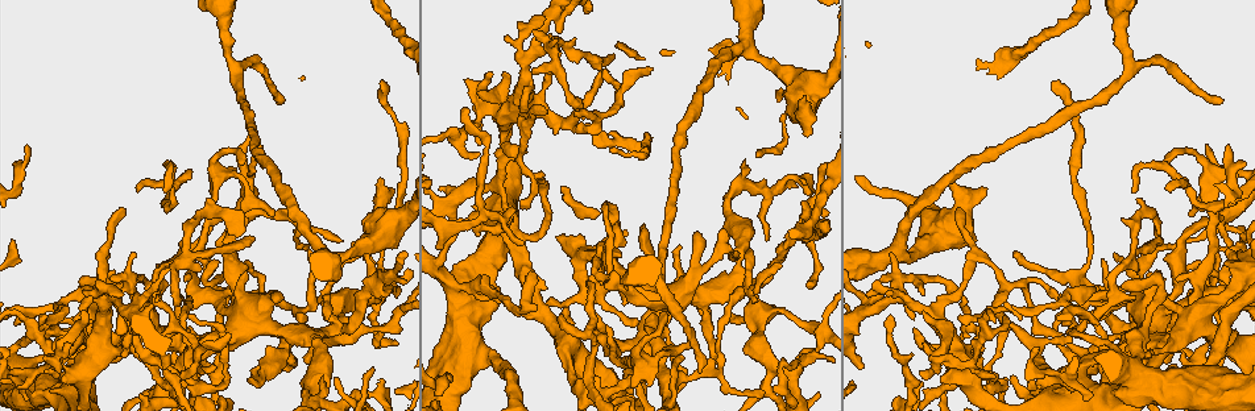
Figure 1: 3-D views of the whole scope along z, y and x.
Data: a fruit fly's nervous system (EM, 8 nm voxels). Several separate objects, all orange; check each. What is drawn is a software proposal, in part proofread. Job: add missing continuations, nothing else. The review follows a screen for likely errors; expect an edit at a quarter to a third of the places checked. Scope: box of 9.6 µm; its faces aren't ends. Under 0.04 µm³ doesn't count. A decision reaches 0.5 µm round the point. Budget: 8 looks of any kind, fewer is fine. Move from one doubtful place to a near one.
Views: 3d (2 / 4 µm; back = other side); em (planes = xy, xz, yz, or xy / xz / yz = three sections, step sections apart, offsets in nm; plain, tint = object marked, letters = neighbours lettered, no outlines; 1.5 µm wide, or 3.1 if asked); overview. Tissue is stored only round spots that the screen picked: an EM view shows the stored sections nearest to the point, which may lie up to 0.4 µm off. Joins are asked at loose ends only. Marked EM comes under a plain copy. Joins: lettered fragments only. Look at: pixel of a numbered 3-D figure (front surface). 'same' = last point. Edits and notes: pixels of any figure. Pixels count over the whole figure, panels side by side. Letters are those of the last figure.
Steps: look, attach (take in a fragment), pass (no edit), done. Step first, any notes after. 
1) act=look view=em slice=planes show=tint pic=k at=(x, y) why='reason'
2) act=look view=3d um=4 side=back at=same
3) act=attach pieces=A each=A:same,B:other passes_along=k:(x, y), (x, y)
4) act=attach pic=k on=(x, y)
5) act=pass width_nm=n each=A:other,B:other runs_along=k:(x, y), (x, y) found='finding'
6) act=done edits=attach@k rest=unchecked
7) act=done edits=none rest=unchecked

act=look view=3d um=2 side=back pic=1 at=(183, 386) why='free end'

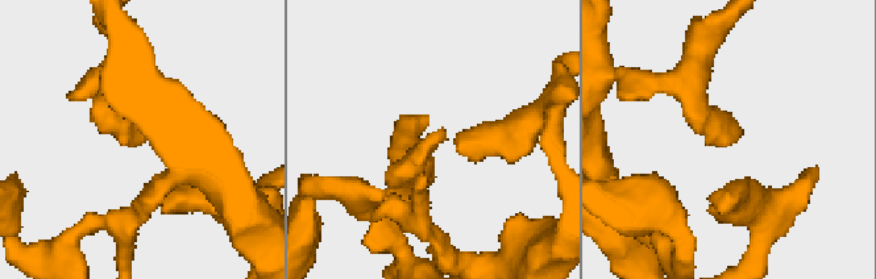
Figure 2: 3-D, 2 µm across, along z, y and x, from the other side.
act=look view=em slice=xy step=4 show=tint pic=2 at=(739, 137)

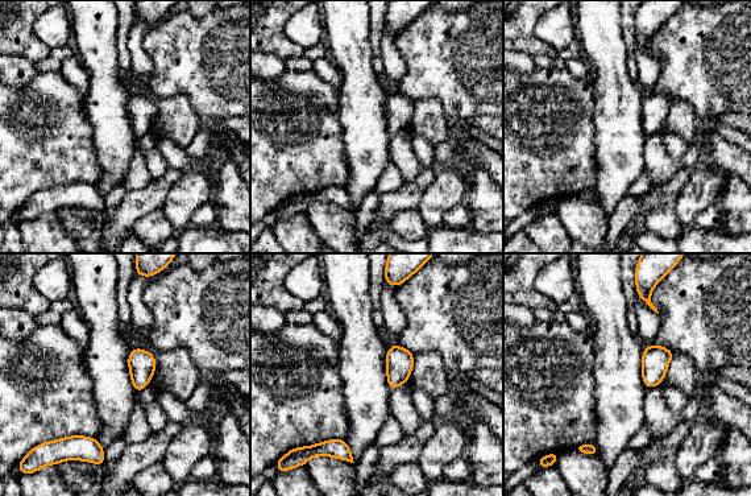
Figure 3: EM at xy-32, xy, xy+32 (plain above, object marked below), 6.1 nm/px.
act=look view=em slice=xy step=4 show=letters at=same why='what lies round it'

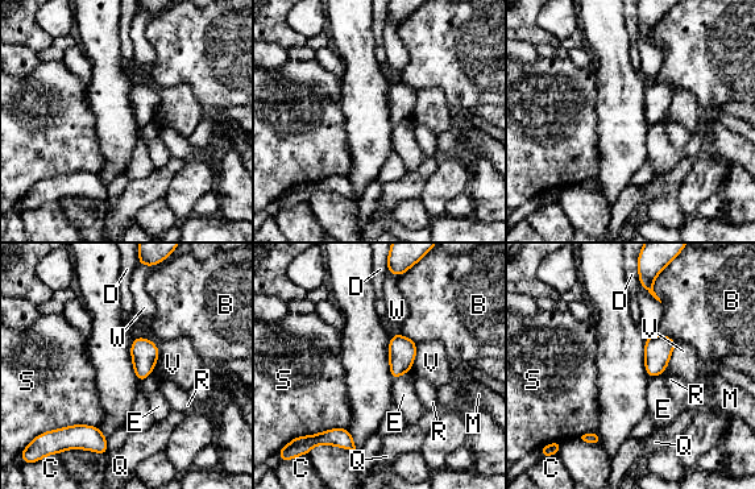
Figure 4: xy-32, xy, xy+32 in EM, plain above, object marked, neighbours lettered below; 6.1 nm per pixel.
act=pass each=B:other,C:other,D:other,E:other,M:other,Q:other,R:other,S:other,V:other,W:other border=4:(135, 336), (157, 347), (153, 372) found='none of them fits'

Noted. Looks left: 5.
act=look view=3d um=2 pic=1 at=(1135, 296)

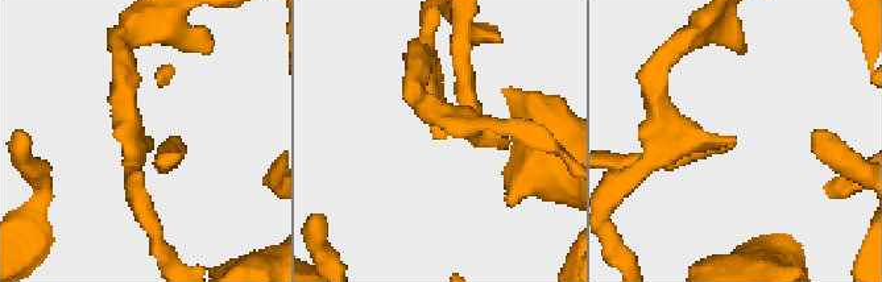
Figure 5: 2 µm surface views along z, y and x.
act=look view=em slice=planes show=letters pic=5 at=(731, 137)

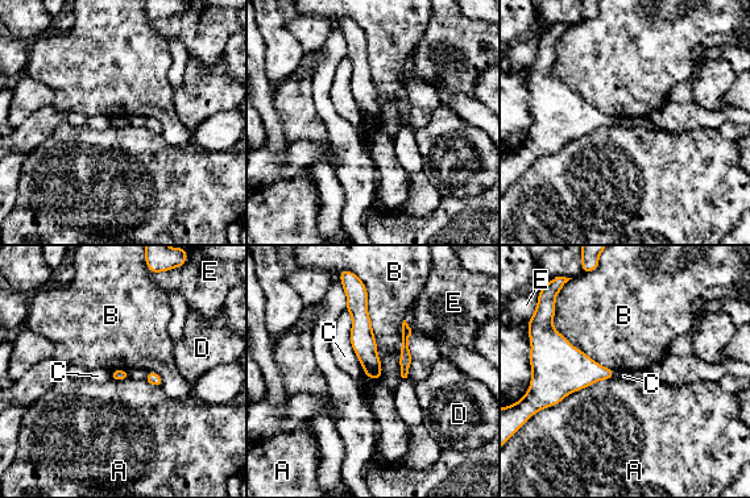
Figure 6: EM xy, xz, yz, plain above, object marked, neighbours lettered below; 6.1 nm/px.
act=pass each=A:other,B:other,C:other,D:other,E:other runs_along=6:(359, 294), (361, 339), (376, 376) found='no lettered fragment goes on from it'

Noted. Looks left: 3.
act=look view=em slice=planes show=letters pic=1 at=(191, 317) why='tapers out'

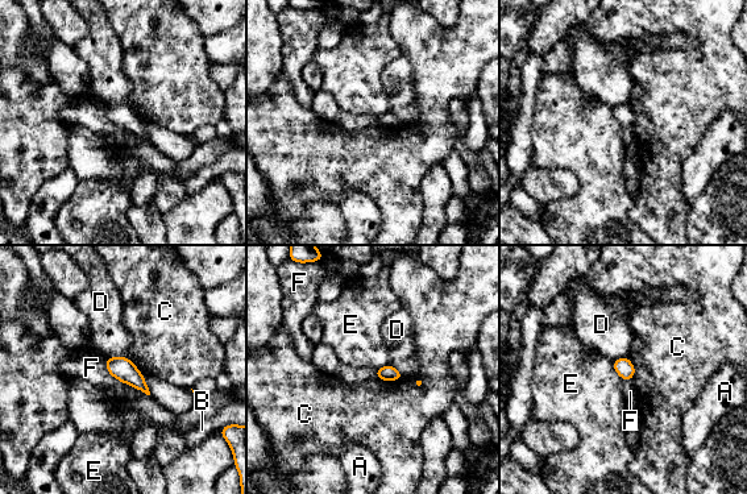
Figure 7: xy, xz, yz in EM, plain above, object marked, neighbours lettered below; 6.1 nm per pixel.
act=pass each=A:other,B:other,C:other,D:other,E:other,F:other border=7:(104, 358), (107, 370), (123, 384) found='none of them fits'

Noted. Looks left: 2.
act=look view=em slice=xz step=4 show=tint pic=1 at=(957, 317) why='long arm stops here'

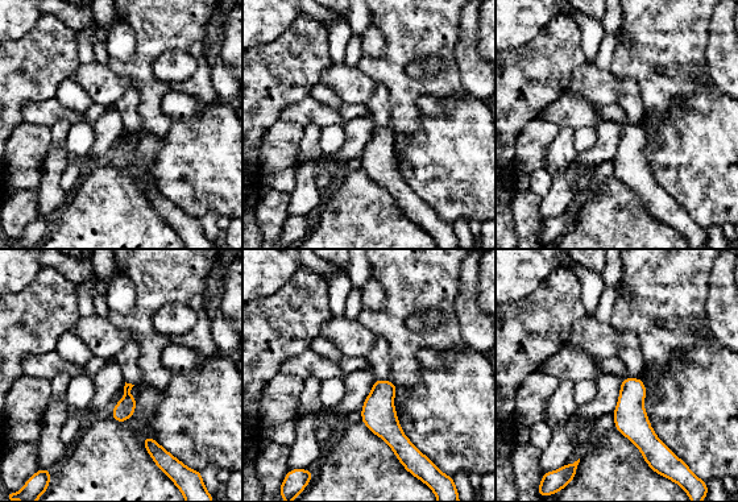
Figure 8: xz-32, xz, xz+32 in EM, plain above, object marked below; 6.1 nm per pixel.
act=look view=em slice=xy step=8 show=letters at=same why='cut it another way'

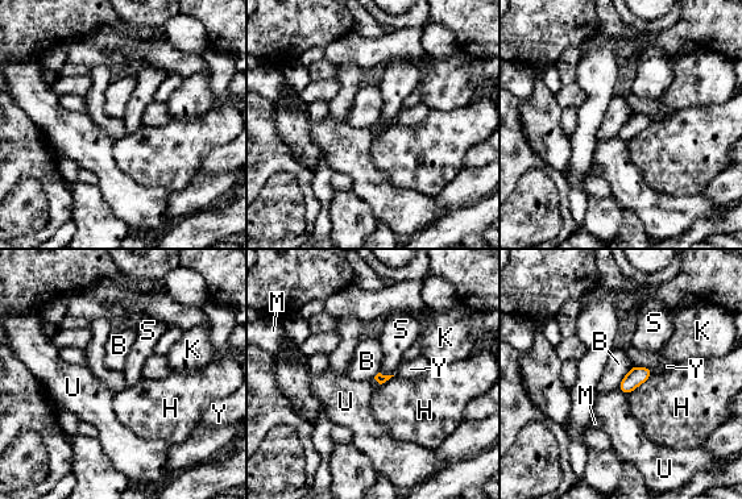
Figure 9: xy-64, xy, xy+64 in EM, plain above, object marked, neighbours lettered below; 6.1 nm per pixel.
act=pass each=B:other,H:other,K:other,M:other,S:other,U:other,Y:other found='no lettered fragment goes on from it'

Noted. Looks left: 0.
act=done edits=none rest=unchecked

